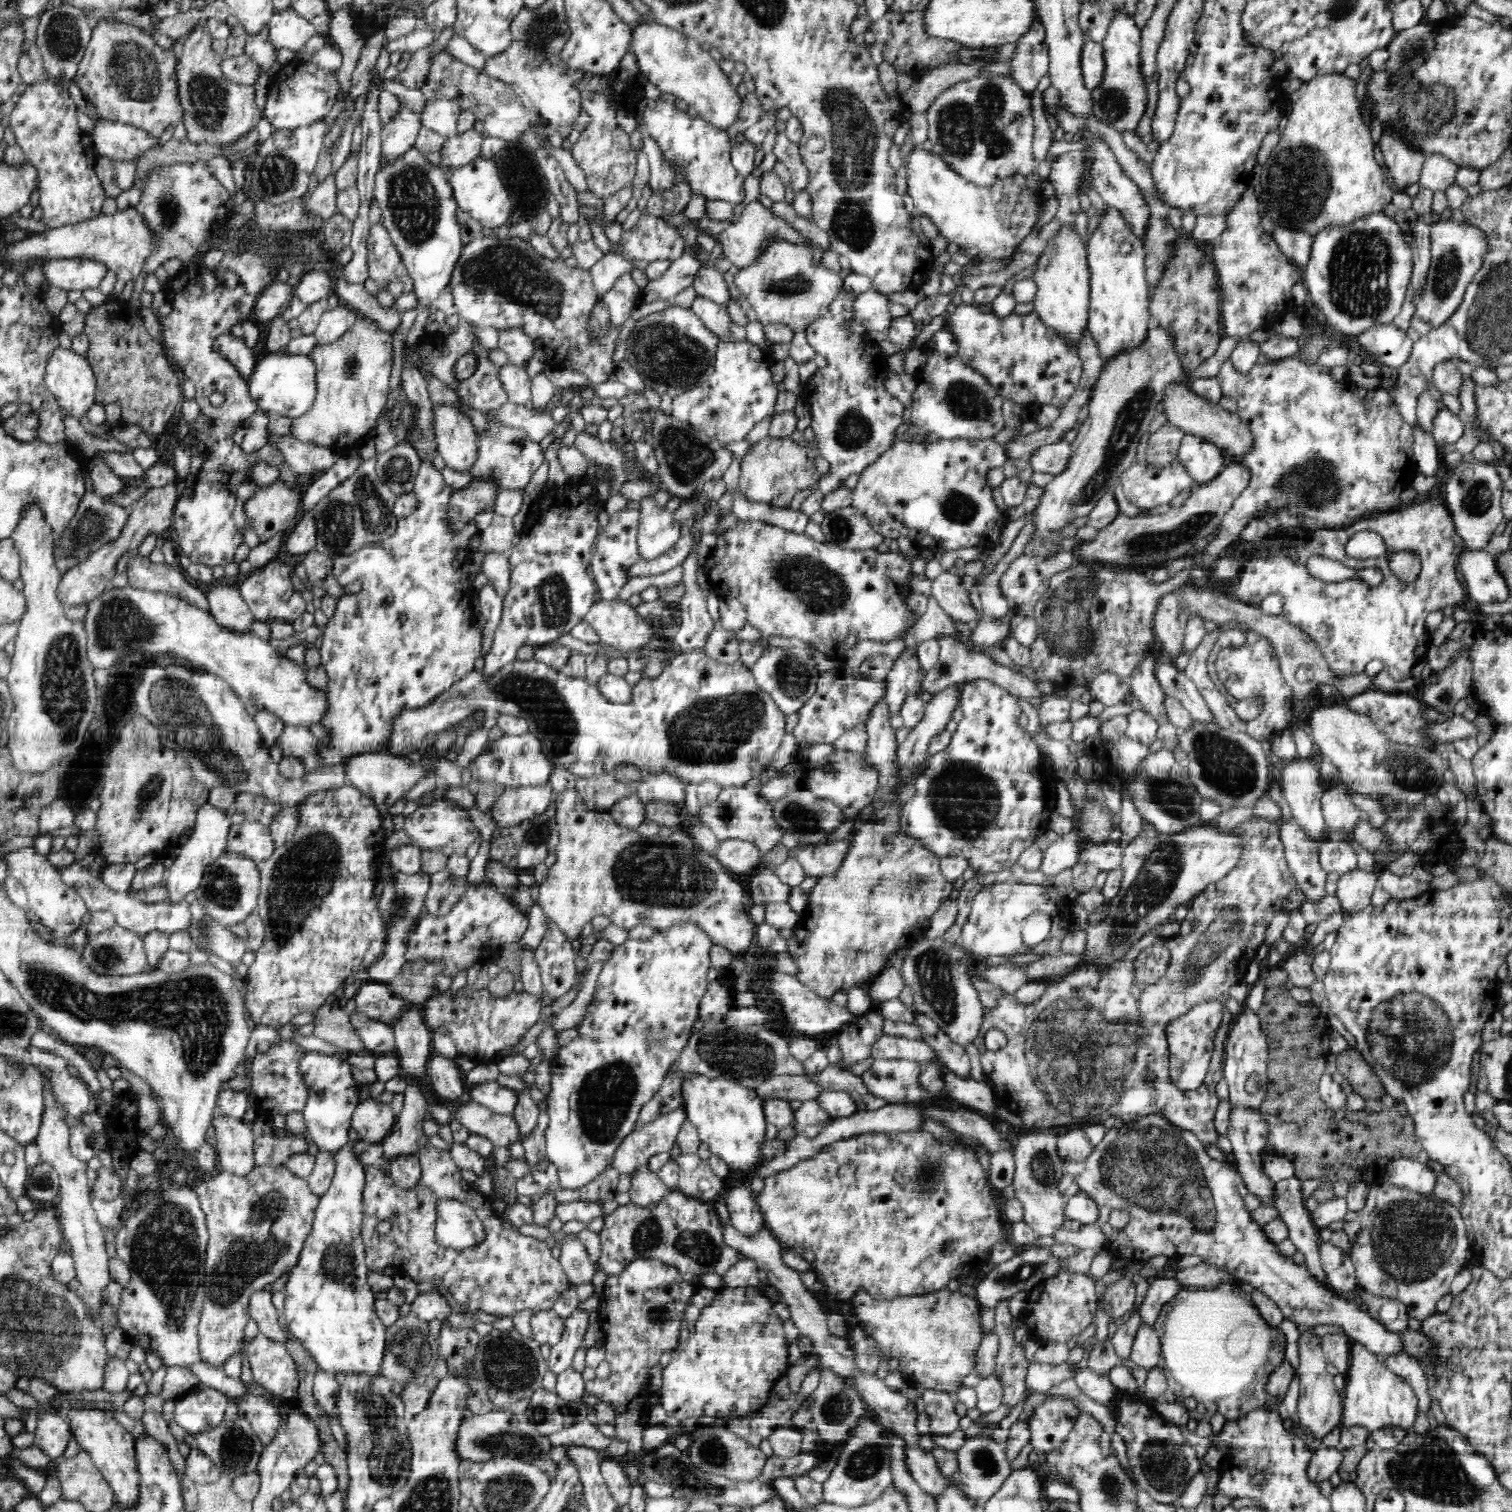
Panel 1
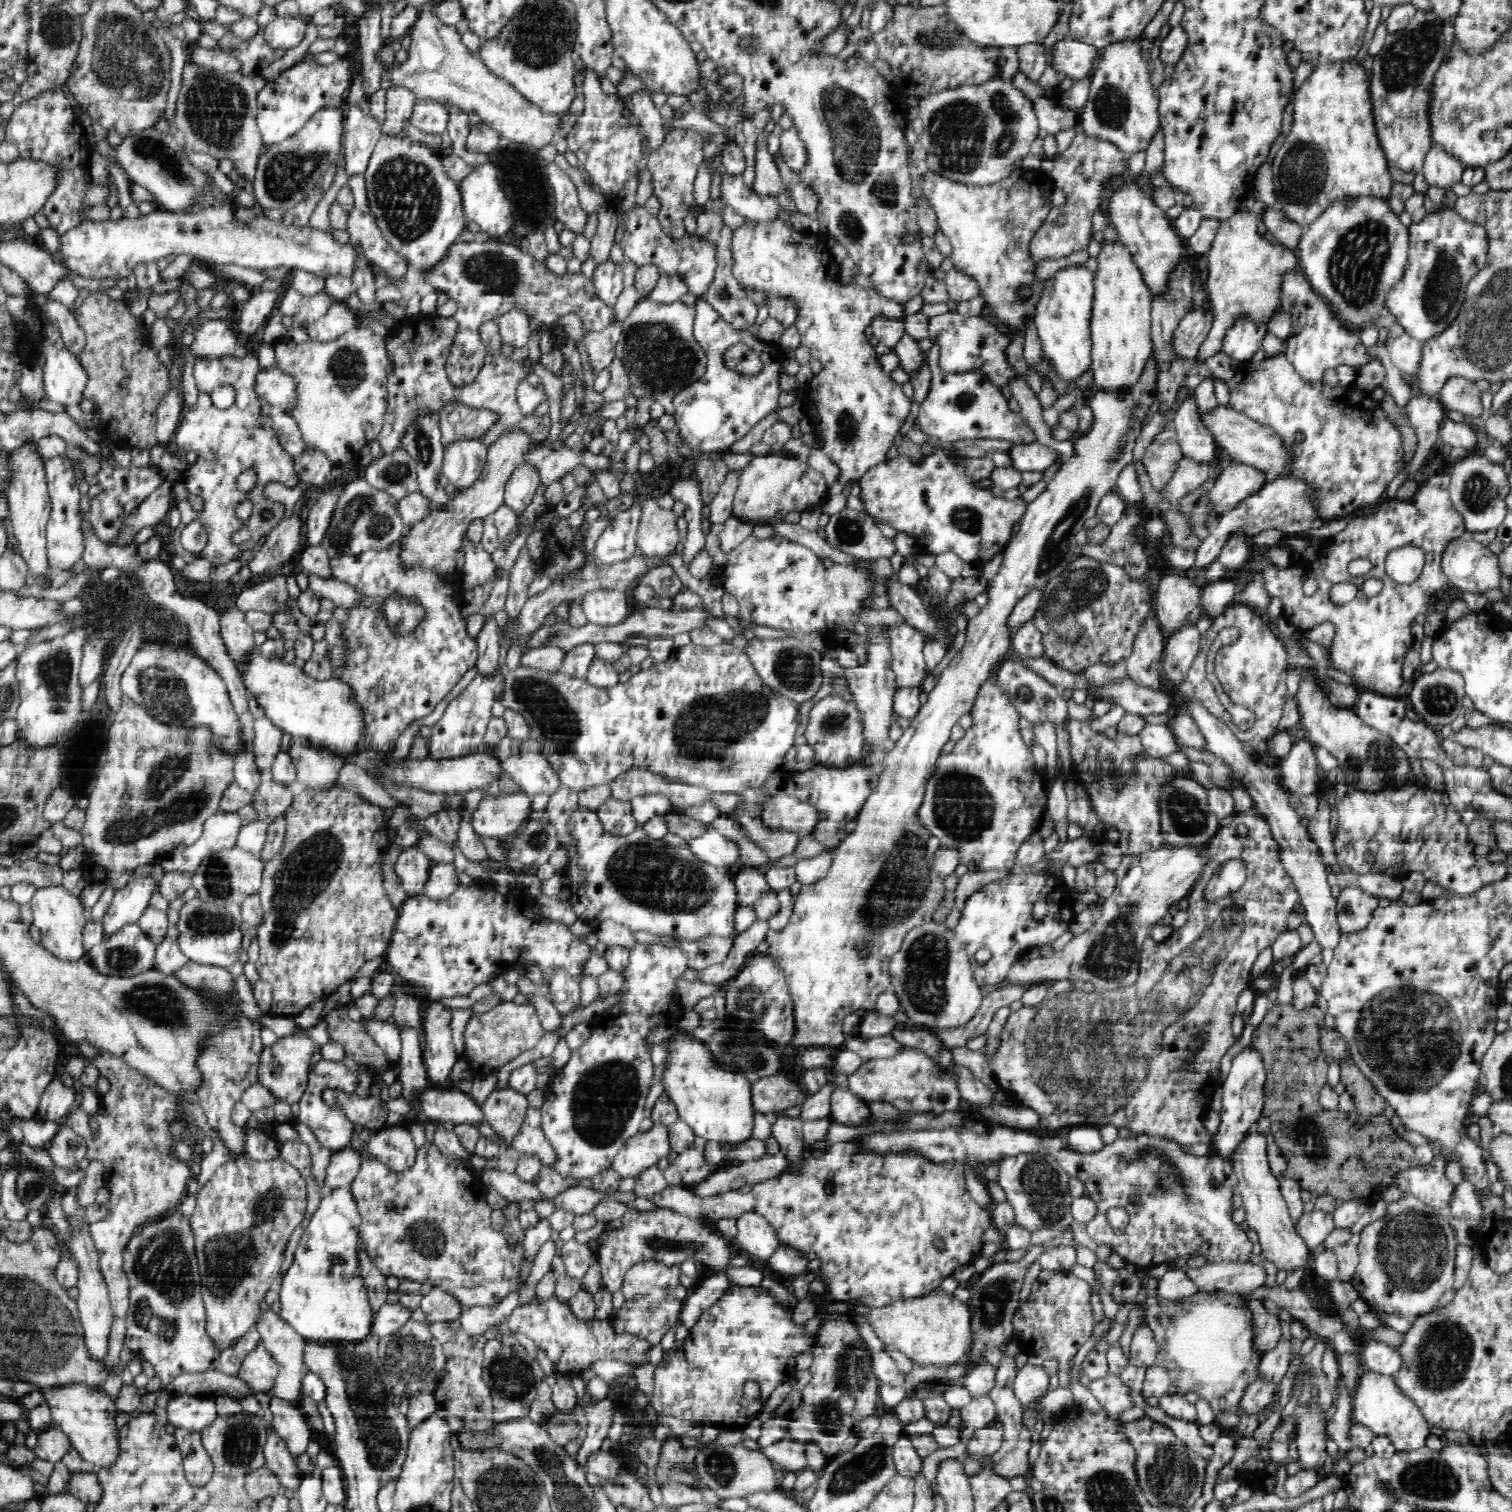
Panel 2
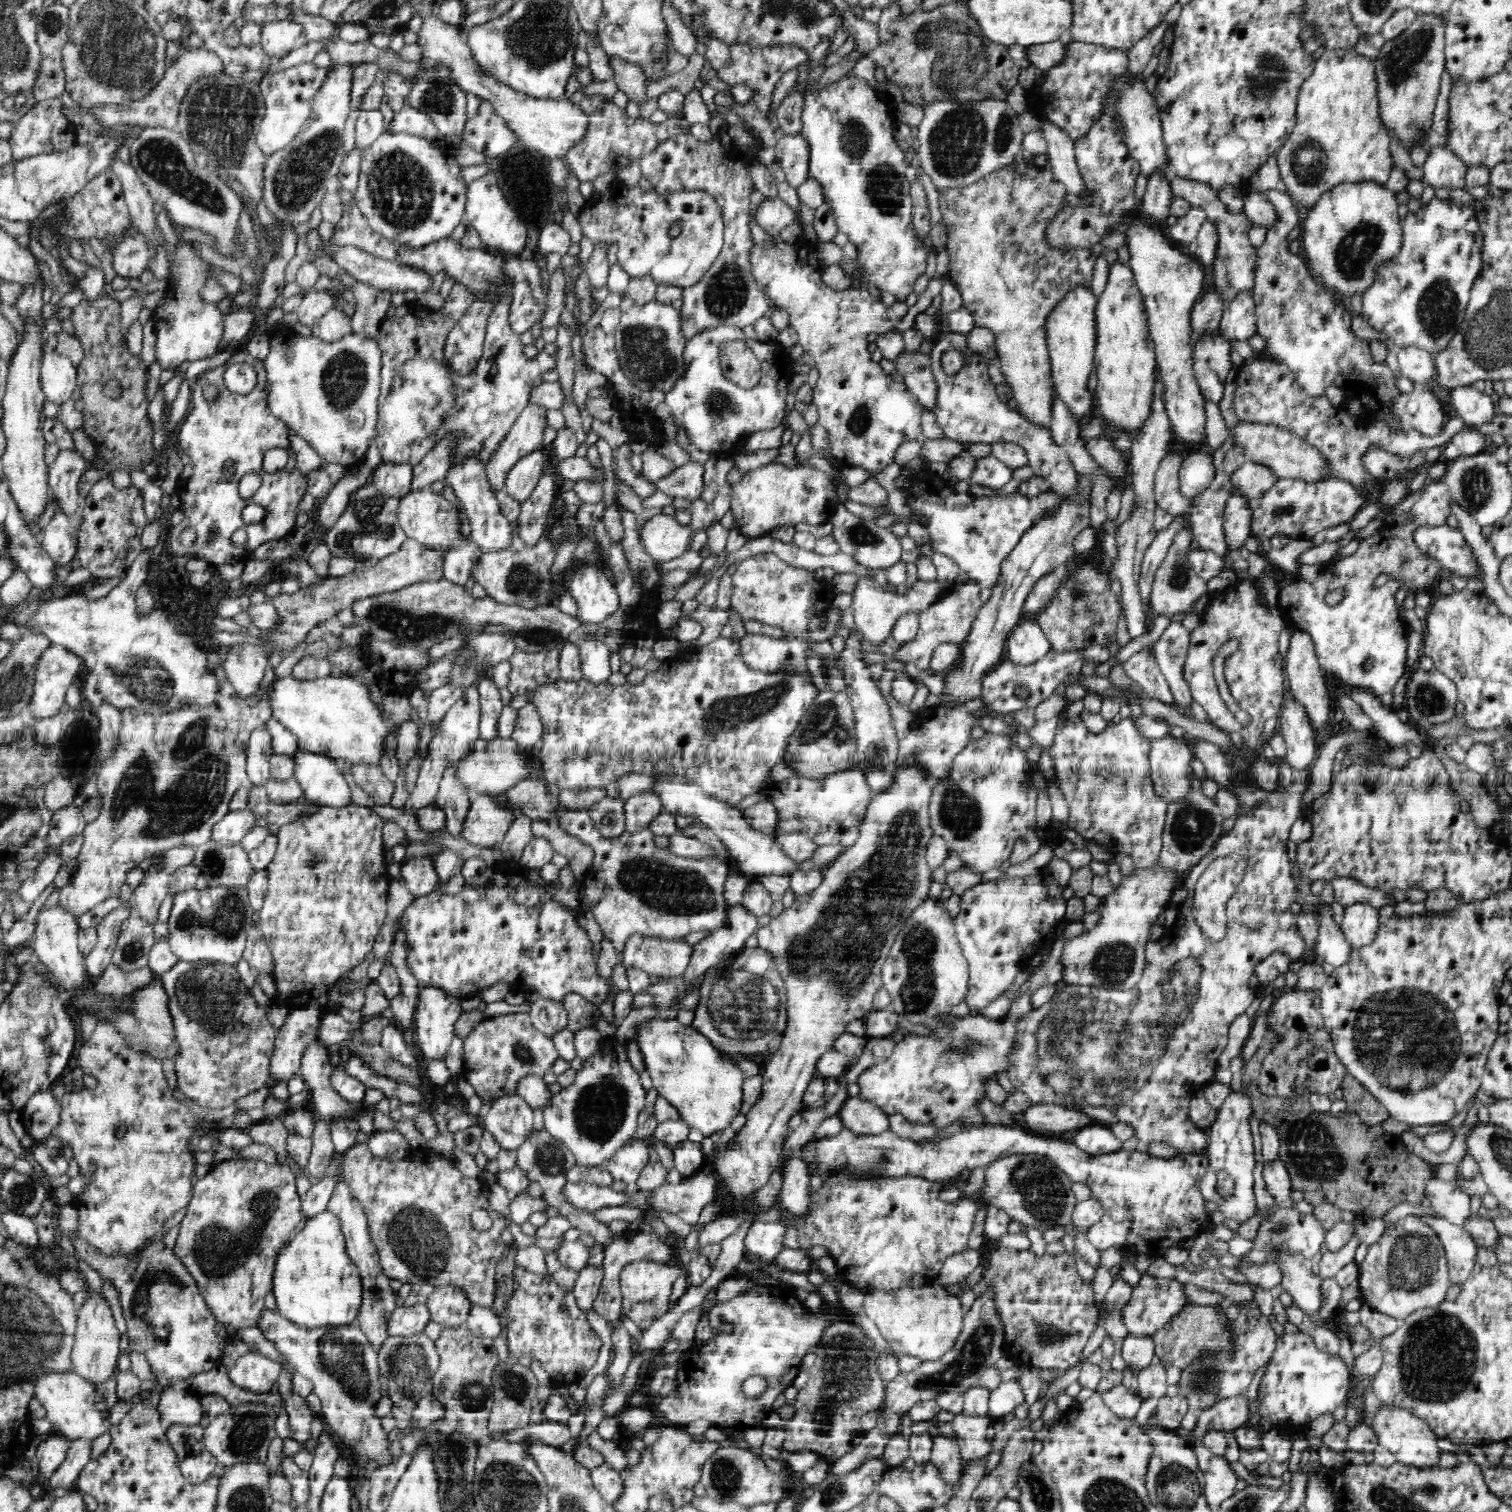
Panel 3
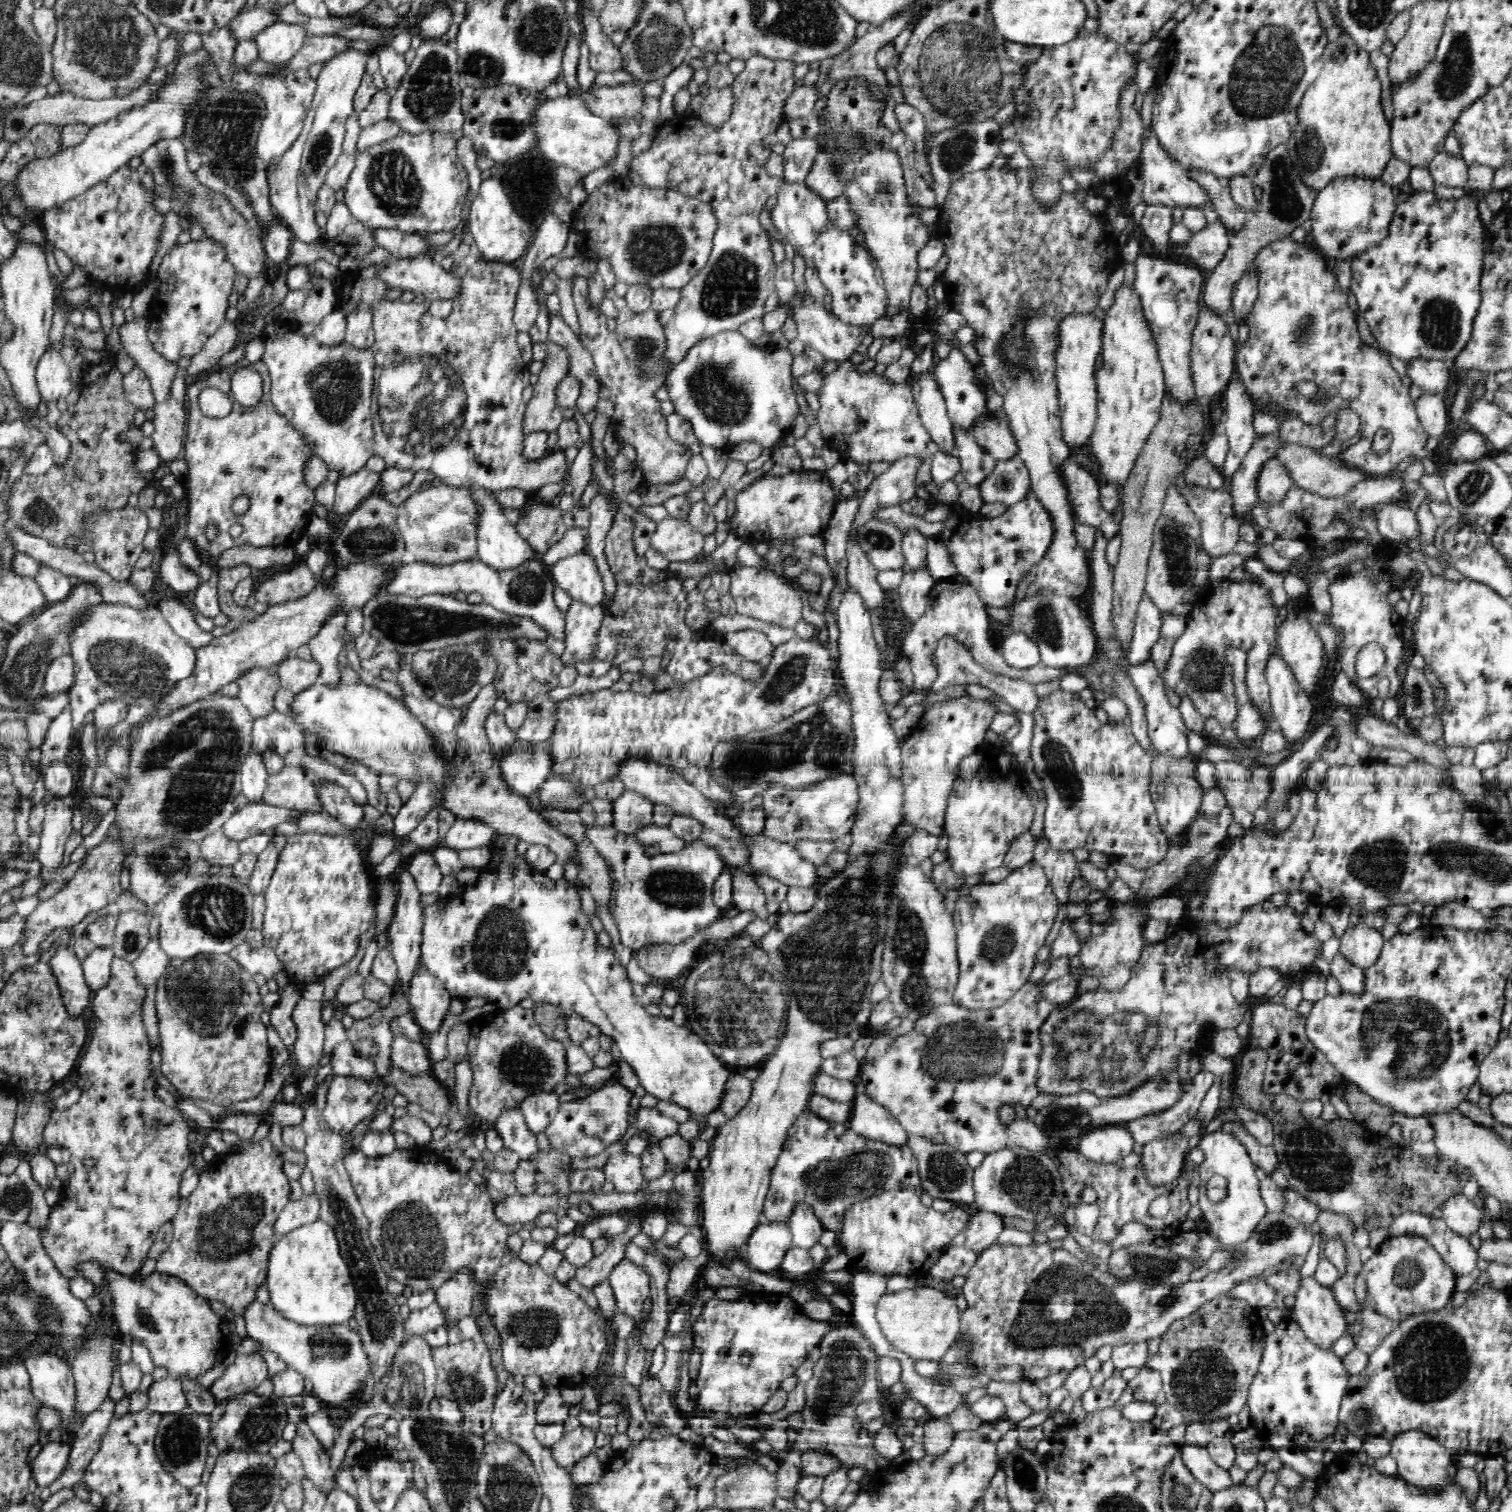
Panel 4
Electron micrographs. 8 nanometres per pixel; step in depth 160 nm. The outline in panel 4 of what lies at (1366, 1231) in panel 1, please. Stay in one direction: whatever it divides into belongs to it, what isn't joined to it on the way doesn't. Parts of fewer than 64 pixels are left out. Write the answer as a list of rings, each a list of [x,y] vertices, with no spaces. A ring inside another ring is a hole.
[[[1415,1234],[1388,1237],[1363,1264],[1361,1273],[1365,1276],[1367,1284],[1364,1306],[1369,1306],[1396,1324],[1412,1315],[1434,1312],[1434,1310],[1444,1308],[1446,1304],[1450,1303],[1452,1295],[1455,1293],[1454,1288],[1458,1277],[1452,1268],[1444,1262],[1440,1253],[1434,1250],[1429,1241],[1424,1236],[1416,1236]]]

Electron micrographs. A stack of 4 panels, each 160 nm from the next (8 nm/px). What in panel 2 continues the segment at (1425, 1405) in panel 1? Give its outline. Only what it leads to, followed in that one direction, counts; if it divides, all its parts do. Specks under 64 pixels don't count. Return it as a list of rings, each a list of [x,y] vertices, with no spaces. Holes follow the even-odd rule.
[[[1382,1341],[1363,1344],[1362,1359],[1363,1366],[1386,1376],[1393,1376],[1401,1367],[1401,1356],[1396,1347],[1390,1347]]]

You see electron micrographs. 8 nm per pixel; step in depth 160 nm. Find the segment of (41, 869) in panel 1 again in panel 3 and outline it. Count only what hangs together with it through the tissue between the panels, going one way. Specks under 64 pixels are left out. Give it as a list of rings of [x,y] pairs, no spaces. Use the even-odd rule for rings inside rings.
[[[52,906],[38,914],[35,924],[35,940],[32,944],[35,955],[44,962],[46,968],[50,969],[50,974],[54,981],[58,981],[60,989],[78,989],[79,985],[85,984],[87,974],[85,973],[85,958],[78,943],[79,923],[78,918],[62,906]]]

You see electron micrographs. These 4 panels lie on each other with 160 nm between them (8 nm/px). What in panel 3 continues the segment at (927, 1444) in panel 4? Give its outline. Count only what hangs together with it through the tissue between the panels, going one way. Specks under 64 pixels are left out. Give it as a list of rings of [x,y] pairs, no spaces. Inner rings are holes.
[[[940,1435],[932,1437],[931,1460],[934,1469],[940,1472],[944,1481],[960,1485],[962,1479],[962,1457],[957,1441]]]

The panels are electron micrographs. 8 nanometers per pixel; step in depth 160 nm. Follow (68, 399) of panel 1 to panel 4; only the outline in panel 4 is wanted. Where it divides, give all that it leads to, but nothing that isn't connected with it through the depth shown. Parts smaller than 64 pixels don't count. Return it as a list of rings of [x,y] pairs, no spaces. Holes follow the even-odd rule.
[[[46,351],[38,361],[35,379],[42,401],[58,402],[72,390],[70,369],[61,354]]]

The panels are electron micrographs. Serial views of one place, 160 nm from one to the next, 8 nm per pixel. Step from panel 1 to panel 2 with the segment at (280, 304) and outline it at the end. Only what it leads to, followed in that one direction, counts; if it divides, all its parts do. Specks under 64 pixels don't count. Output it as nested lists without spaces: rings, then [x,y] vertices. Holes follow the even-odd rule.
[[[257,289],[247,301],[244,301],[238,316],[238,330],[244,336],[255,334],[259,326],[267,322],[274,310],[278,310],[281,291],[262,291]]]

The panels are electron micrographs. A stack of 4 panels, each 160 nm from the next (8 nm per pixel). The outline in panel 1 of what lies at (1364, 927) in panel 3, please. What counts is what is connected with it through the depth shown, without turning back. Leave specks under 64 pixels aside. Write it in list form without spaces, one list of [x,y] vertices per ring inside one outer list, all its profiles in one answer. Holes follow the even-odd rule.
[[[1358,868],[1339,876],[1335,895],[1340,900],[1346,919],[1371,904],[1376,882],[1375,871],[1367,872]]]

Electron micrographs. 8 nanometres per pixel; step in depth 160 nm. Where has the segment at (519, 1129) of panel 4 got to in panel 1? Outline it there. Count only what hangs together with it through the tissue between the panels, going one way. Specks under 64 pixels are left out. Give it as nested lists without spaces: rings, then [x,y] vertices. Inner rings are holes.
[[[486,1081],[470,1087],[470,1096],[471,1100],[506,1116],[513,1116],[518,1102],[518,1091],[504,1087],[498,1081]]]

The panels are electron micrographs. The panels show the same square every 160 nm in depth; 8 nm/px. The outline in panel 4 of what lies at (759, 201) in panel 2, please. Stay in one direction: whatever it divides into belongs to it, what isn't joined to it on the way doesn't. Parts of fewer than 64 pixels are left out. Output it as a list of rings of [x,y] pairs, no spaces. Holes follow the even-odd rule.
[[[783,180],[778,201],[770,211],[771,220],[794,250],[802,255],[806,268],[815,268],[824,288],[832,296],[831,311],[849,324],[874,324],[886,314],[888,295],[876,259],[858,245],[856,238],[844,230],[837,230],[826,211],[826,201],[808,190],[806,183],[789,183]],[[849,296],[858,297],[858,306],[848,304]]]

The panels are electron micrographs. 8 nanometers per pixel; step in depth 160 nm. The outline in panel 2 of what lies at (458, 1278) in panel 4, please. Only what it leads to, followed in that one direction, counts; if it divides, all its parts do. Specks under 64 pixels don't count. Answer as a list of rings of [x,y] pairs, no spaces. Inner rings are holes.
[[[432,1287],[428,1294],[422,1296],[420,1307],[427,1322],[433,1323],[459,1320],[464,1306],[442,1287]]]

